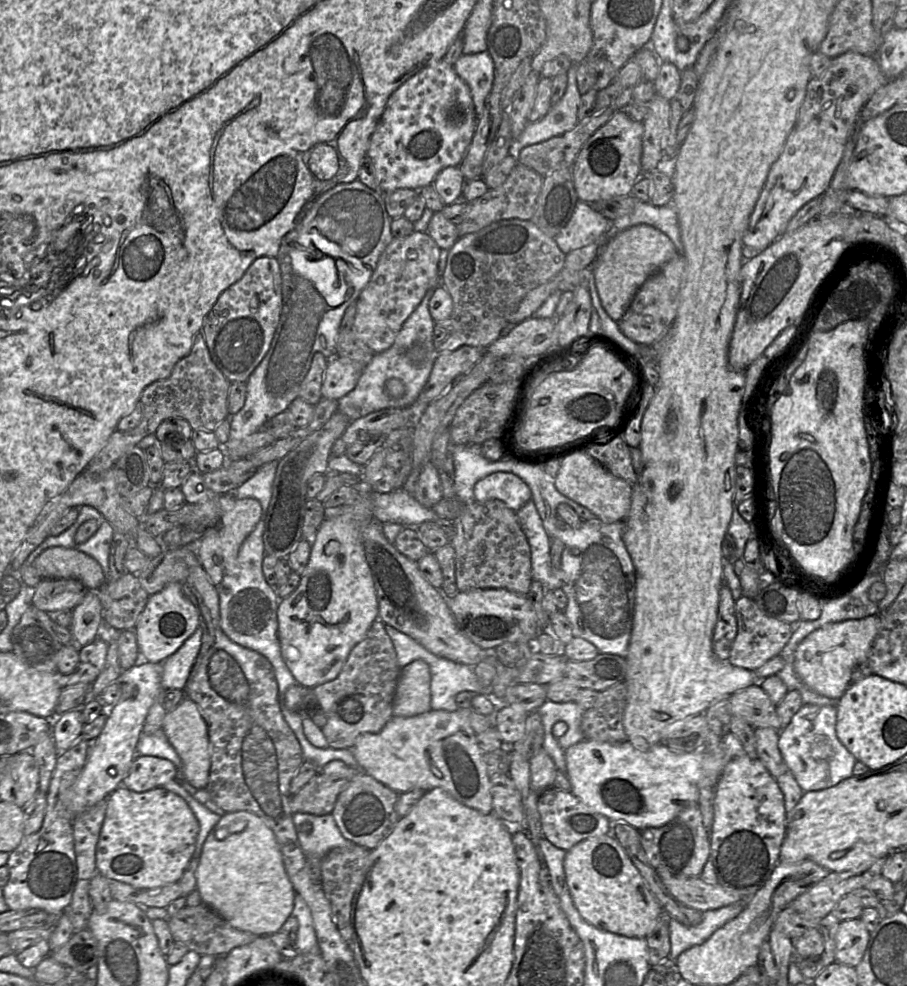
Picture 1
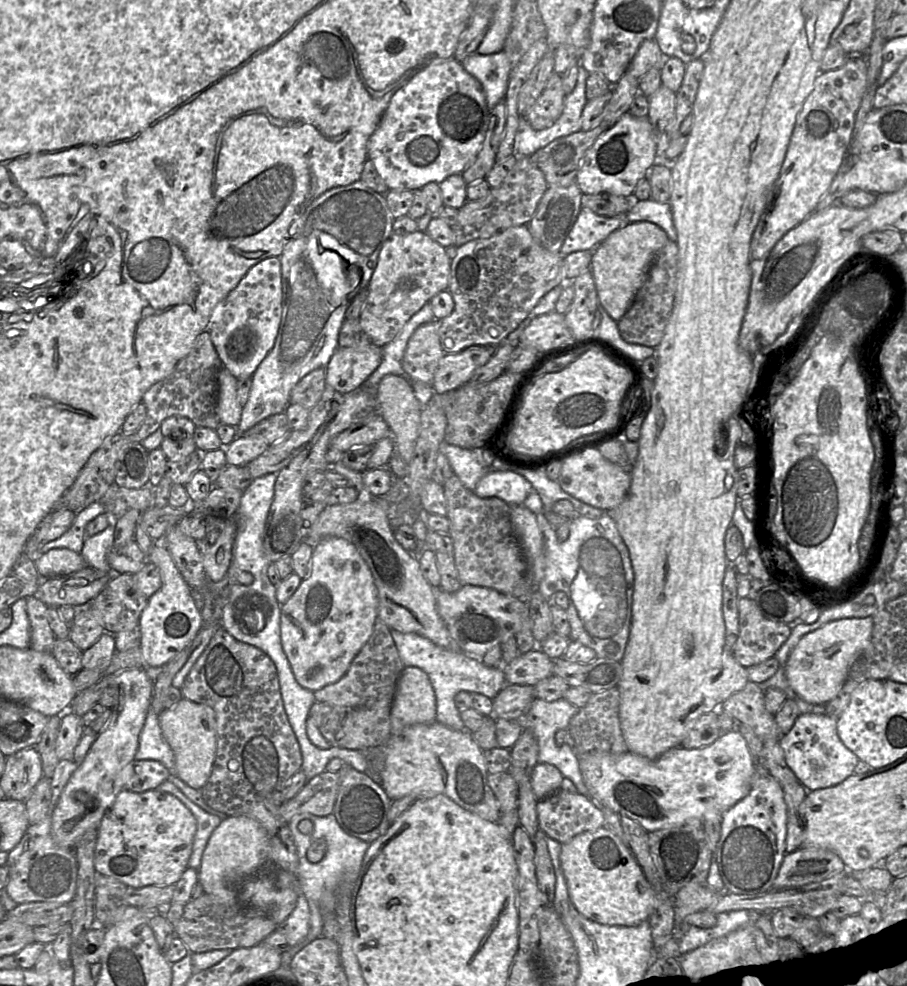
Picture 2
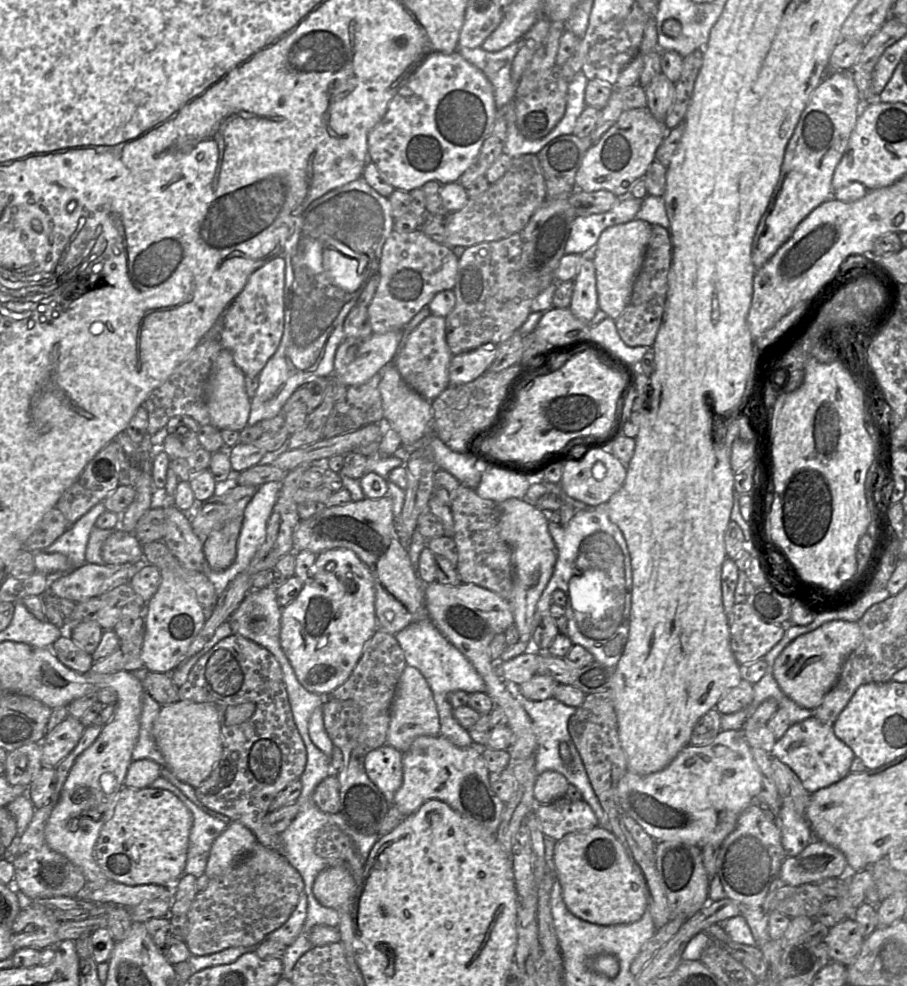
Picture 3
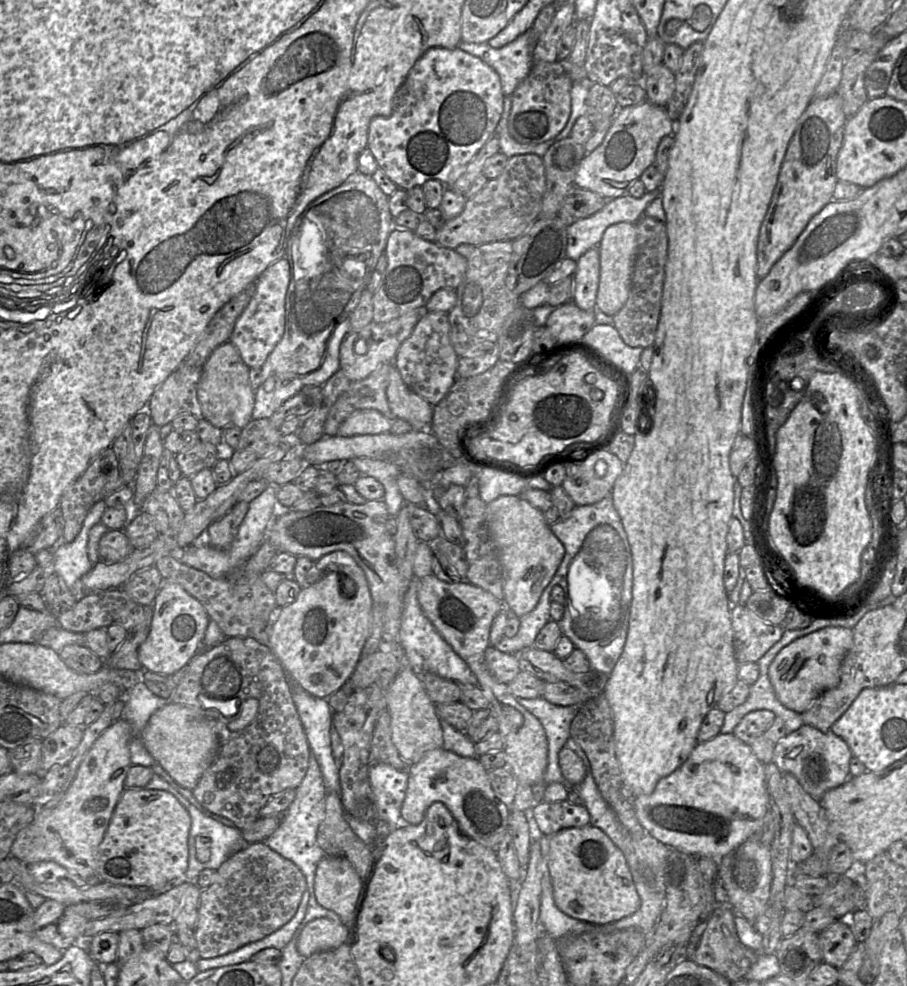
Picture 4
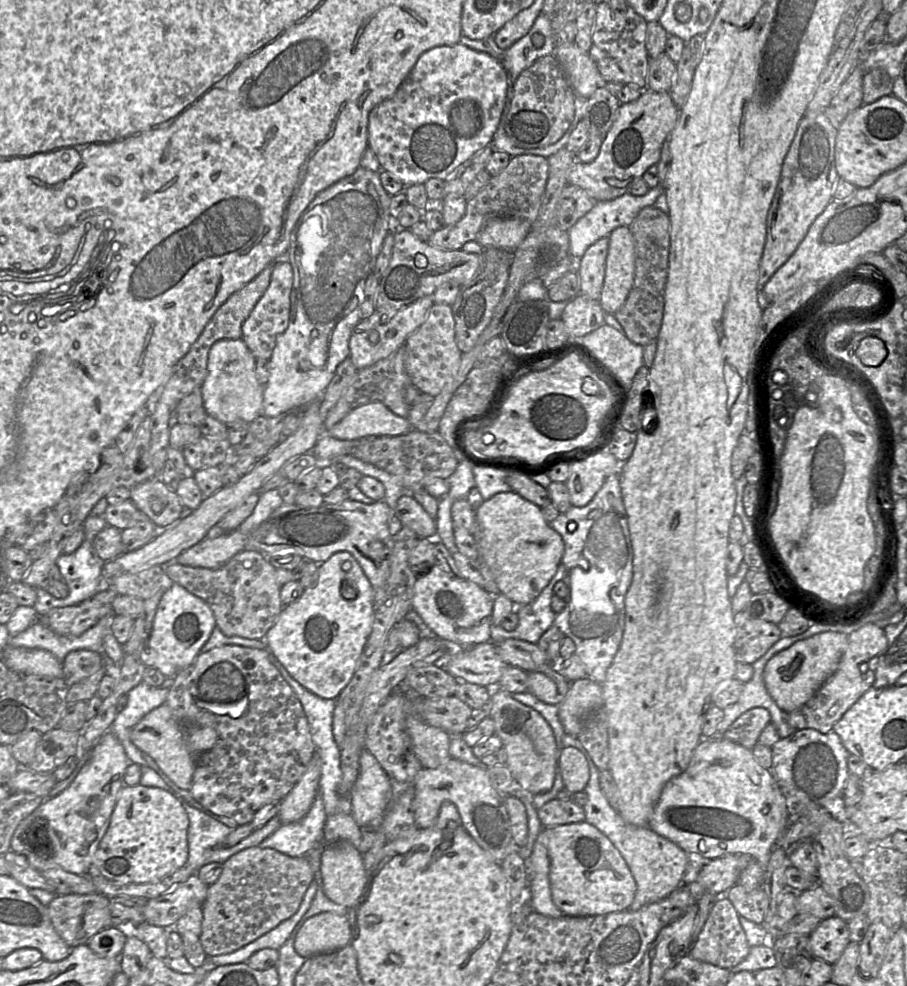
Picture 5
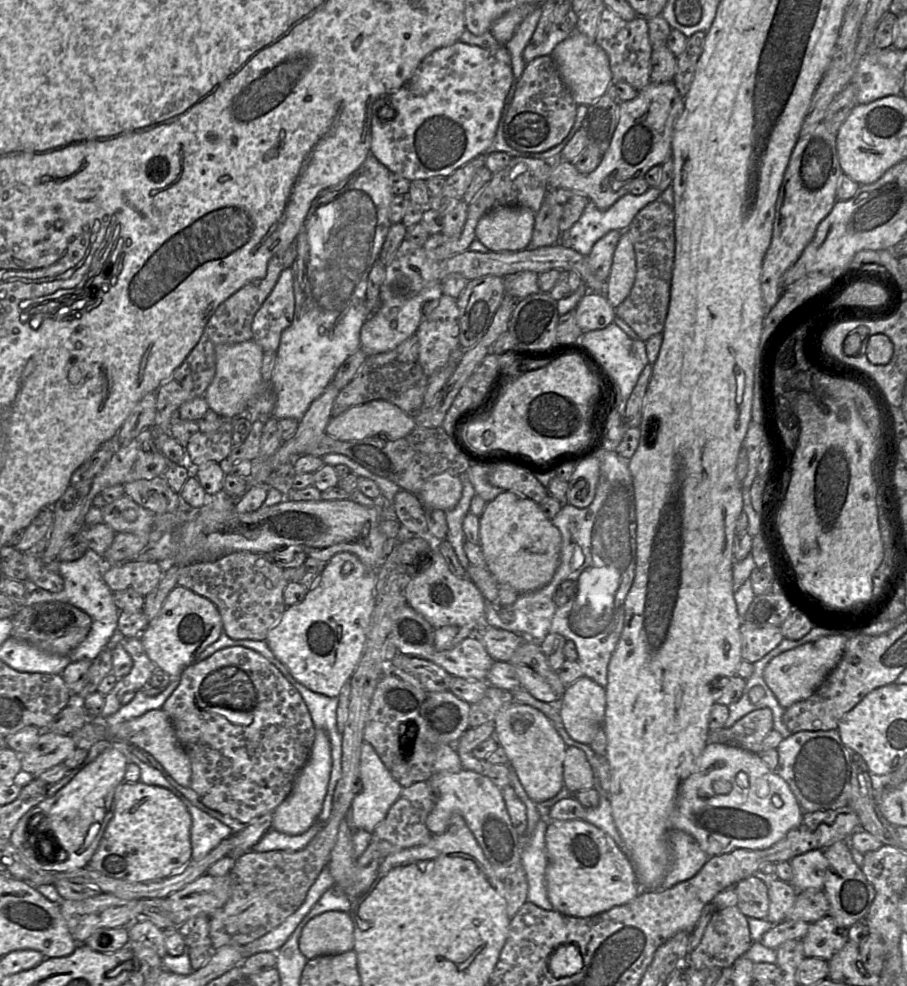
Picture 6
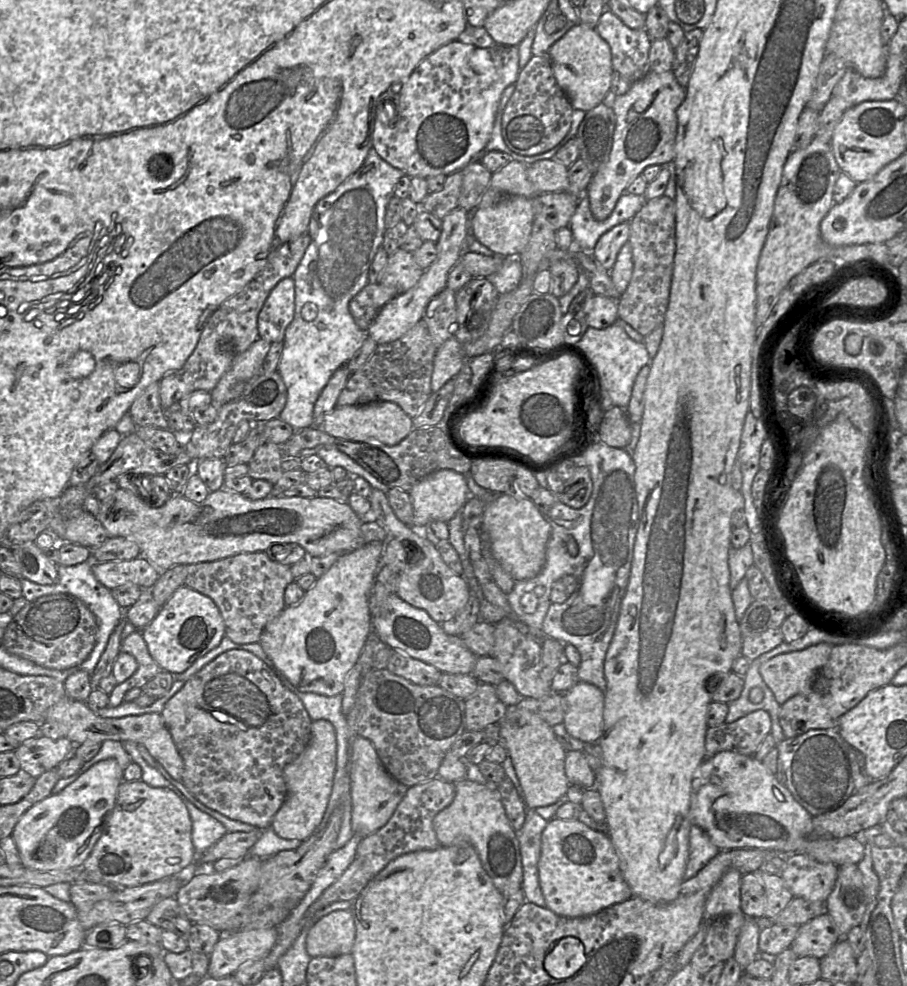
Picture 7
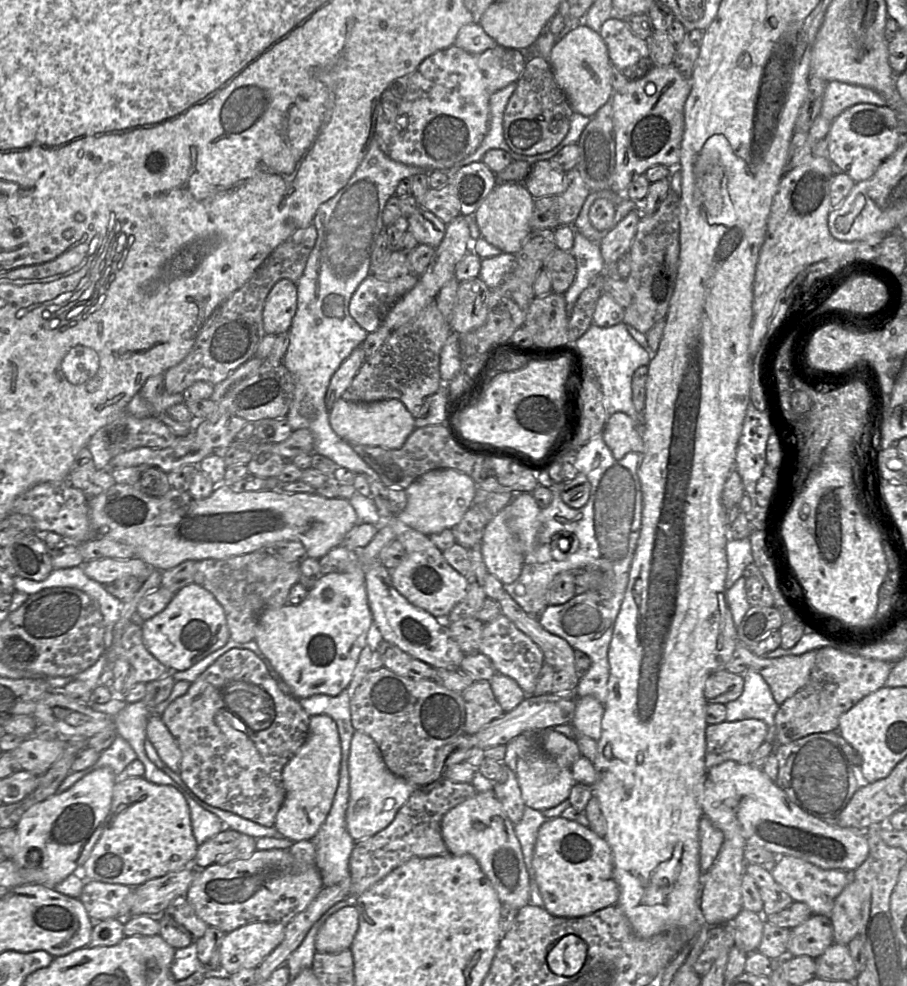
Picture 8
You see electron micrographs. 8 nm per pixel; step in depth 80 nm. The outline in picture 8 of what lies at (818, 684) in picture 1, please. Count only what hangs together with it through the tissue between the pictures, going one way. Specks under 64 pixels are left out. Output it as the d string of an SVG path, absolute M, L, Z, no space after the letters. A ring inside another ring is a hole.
M737 643L735 656L762 675L770 687L774 700L781 705L801 690L809 681L817 651L801 655L765 658L755 655L744 643Z

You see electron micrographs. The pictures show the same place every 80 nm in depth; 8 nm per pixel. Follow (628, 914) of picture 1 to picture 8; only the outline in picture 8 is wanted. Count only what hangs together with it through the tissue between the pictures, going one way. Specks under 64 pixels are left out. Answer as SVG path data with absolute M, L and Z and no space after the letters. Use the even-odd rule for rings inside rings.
M562 816L547 819L539 828L534 847L532 869L545 908L551 915L577 918L593 914L603 908L617 904L619 887L614 879L614 862L607 841L589 827Z

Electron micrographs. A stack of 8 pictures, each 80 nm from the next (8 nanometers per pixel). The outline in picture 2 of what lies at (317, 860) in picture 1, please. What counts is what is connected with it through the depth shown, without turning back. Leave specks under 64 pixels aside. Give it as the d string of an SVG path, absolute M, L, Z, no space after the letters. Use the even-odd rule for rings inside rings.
M300 813L292 817L288 823L292 833L298 854L298 868L296 877L300 886L300 891L307 899L310 908L310 927L307 936L297 945L290 946L281 954L282 965L290 966L293 957L306 945L315 939L322 937L323 915L335 911L335 889L339 883L356 883L364 856L370 846L359 838L348 835L338 824L333 813L327 816L315 816L311 813ZM302 820L310 820L313 823L313 831L310 834L300 832L298 825ZM324 839L327 843L327 851L323 859L318 863L311 863L307 858L307 851L312 842Z

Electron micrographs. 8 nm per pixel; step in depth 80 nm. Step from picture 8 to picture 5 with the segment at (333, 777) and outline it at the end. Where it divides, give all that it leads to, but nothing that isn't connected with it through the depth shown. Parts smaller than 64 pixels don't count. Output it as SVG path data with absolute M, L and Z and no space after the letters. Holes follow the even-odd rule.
M315 753L305 773L281 801L278 813L281 824L297 822L308 813L319 793L320 777L321 761Z

